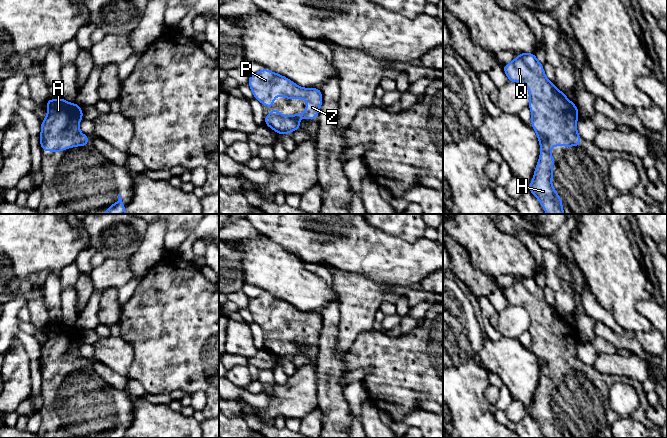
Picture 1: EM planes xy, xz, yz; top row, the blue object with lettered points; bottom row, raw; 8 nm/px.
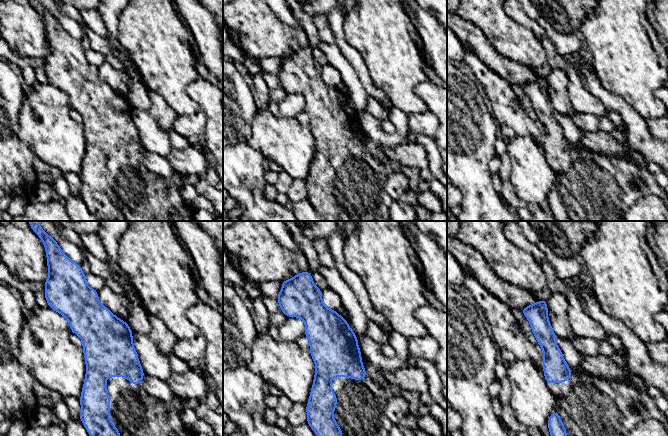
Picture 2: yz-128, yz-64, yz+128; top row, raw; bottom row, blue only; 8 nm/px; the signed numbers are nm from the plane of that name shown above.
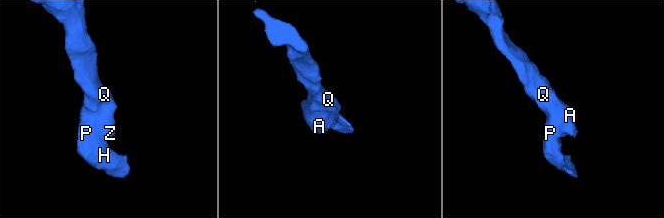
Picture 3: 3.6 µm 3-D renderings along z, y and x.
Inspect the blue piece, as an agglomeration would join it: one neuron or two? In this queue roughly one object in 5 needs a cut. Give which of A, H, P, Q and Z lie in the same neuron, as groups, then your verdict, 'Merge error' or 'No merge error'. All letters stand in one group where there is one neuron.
Groups: A H P Q Z. No merge error

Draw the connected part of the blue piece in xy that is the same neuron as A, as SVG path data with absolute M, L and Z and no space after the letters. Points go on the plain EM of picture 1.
M63 322L49 323L46 342L41 346L40 370L44 376L61 376L75 370L87 370L89 362L80 356L82 332Z

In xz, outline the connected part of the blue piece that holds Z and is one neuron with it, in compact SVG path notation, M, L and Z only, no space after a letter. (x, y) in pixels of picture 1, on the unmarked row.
M266 292L256 298L251 298L248 309L253 316L254 322L259 324L263 330L269 332L272 332L271 329L278 318L285 323L306 323L307 329L304 337L283 340L276 332L272 332L273 336L271 338L265 338L264 348L278 358L286 359L300 353L300 342L314 344L322 329L320 312L302 312L285 300Z

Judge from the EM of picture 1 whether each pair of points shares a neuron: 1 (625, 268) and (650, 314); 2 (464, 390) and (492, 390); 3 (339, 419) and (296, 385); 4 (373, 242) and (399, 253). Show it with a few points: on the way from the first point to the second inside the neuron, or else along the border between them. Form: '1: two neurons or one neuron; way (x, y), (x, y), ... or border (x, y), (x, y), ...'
1: two neurons; border (637, 301), (637, 310), (651, 323)
2: two neurons; border (487, 384), (485, 398), (489, 403)
3: two neurons; border (317, 378), (318, 406)
4: one neuron; way (379, 248), (384, 253), (393, 253)

